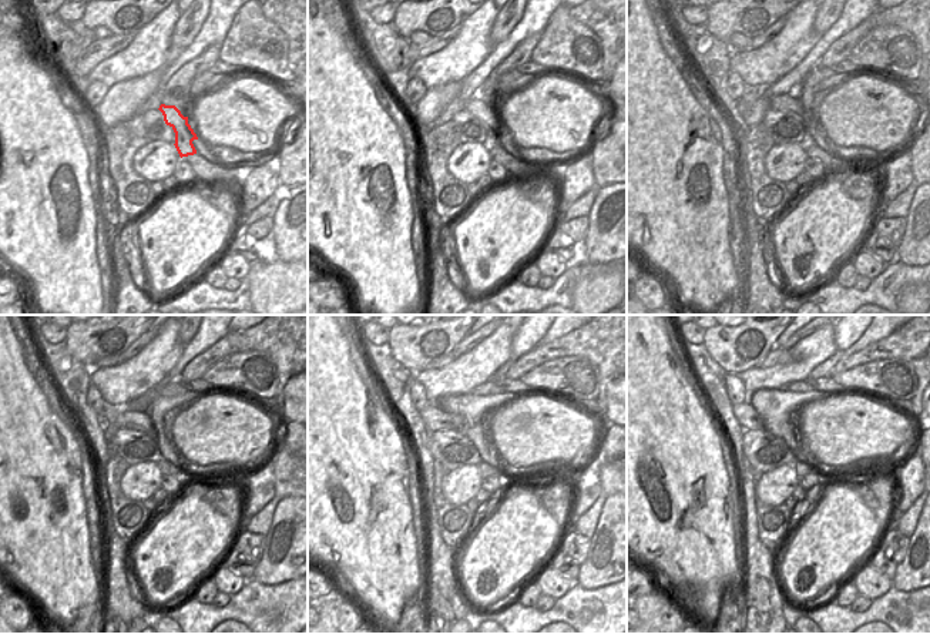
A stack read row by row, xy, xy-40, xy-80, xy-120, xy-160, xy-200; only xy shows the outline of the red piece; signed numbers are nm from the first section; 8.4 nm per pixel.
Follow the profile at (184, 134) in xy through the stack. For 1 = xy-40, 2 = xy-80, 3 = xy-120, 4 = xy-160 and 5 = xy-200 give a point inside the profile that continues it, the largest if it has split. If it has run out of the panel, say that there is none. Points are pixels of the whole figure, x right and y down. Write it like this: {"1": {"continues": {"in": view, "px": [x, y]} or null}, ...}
{"1": {"continues": {"in": "xy-40", "px": [492, 117]}}, "2": {"continues": {"in": "xy-80", "px": [789, 101]}}, "3": {"continues": {"in": "xy-120", "px": [124, 418]}}, "4": {"continues": {"in": "xy-160", "px": [435, 419]}}, "5": {"continues": {"in": "xy-200", "px": [745, 413]}}}

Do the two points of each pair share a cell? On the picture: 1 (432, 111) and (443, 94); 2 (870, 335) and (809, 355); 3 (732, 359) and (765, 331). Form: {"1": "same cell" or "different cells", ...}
{"1": "same cell", "2": "different cells", "3": "same cell"}

